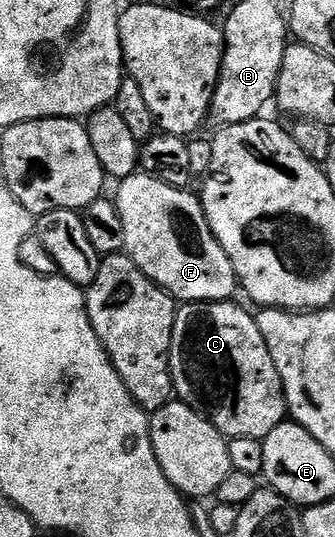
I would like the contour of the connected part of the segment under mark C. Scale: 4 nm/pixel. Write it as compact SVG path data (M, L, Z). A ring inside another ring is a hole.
M236 301L222 303L184 303L176 312L174 333L170 341L170 369L172 386L179 402L193 407L206 416L228 439L254 437L265 439L288 415L288 402L284 400L282 377L270 349L250 310L239 307Z

